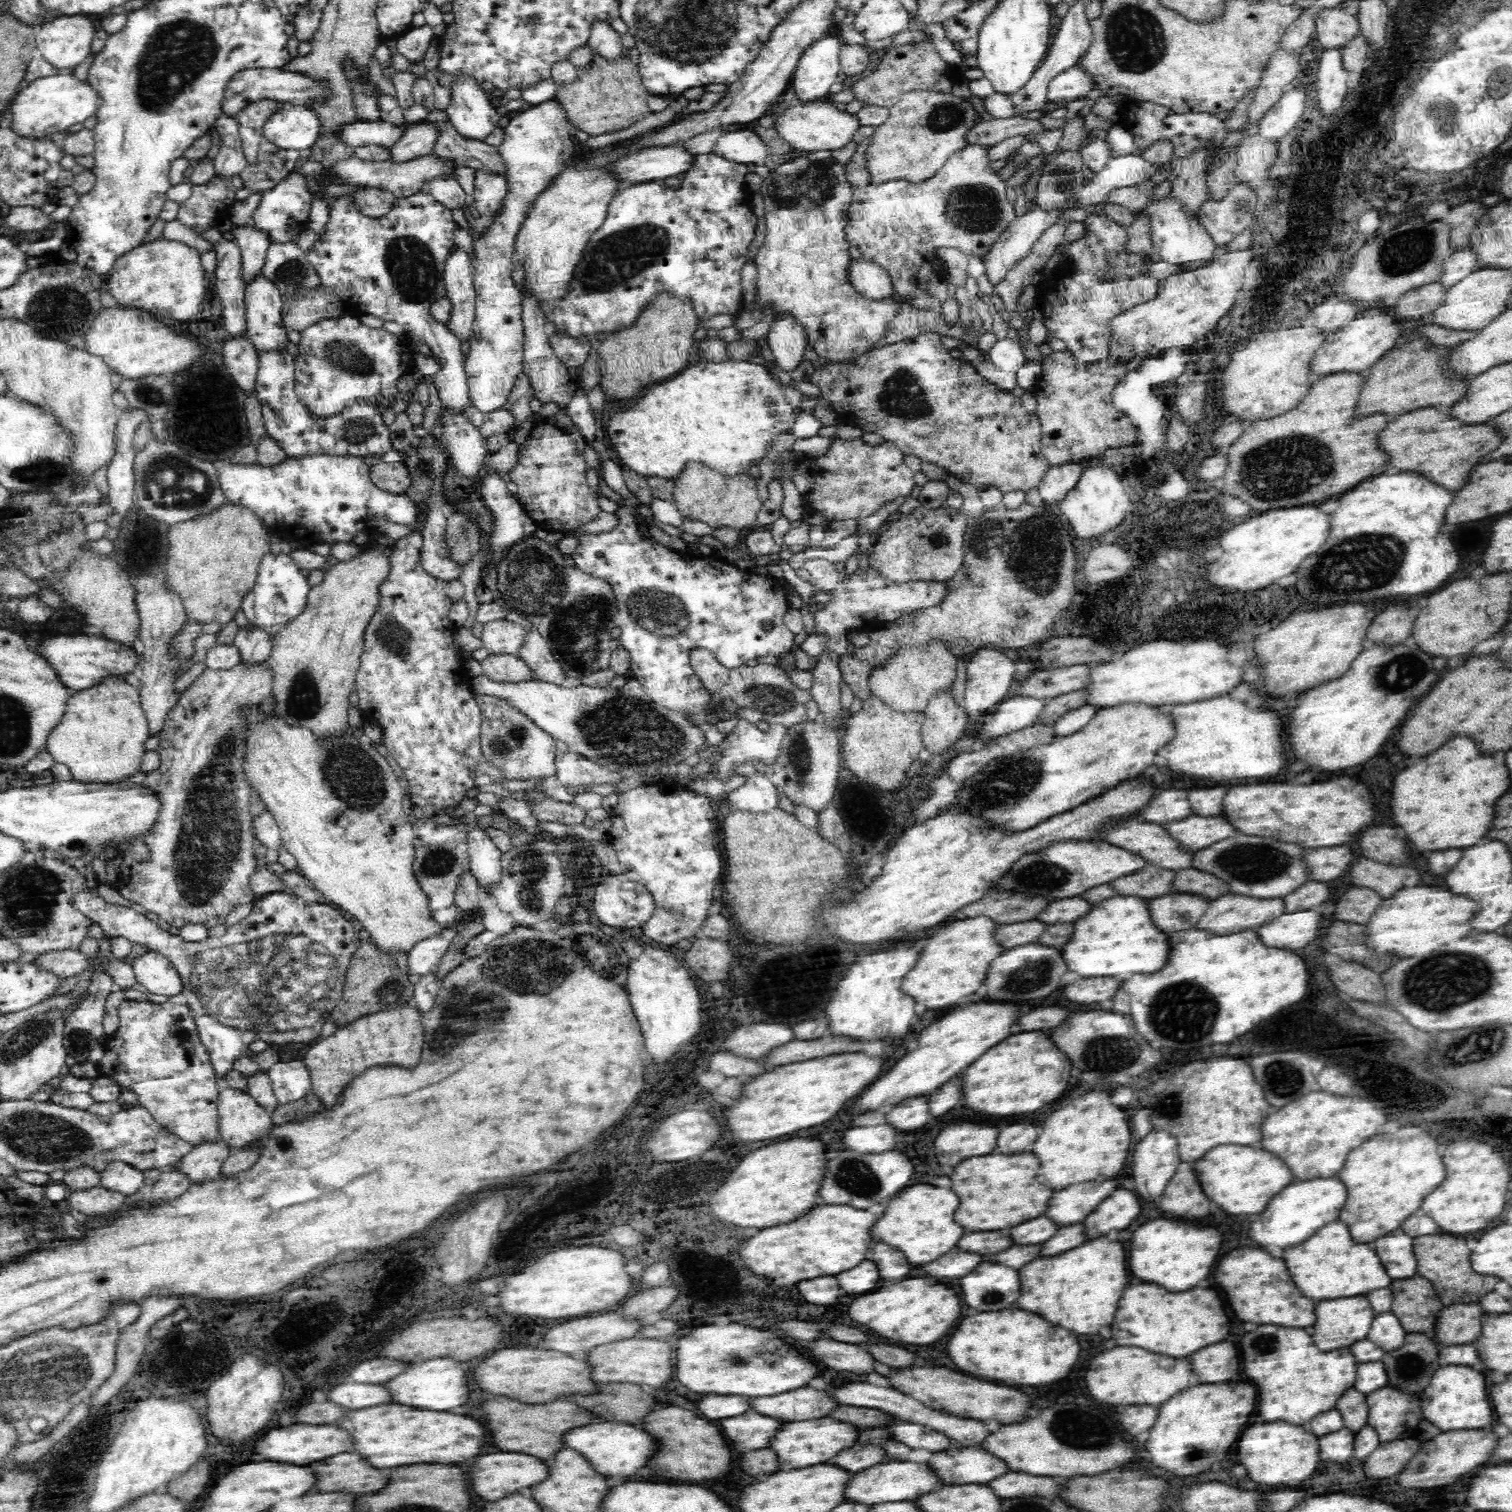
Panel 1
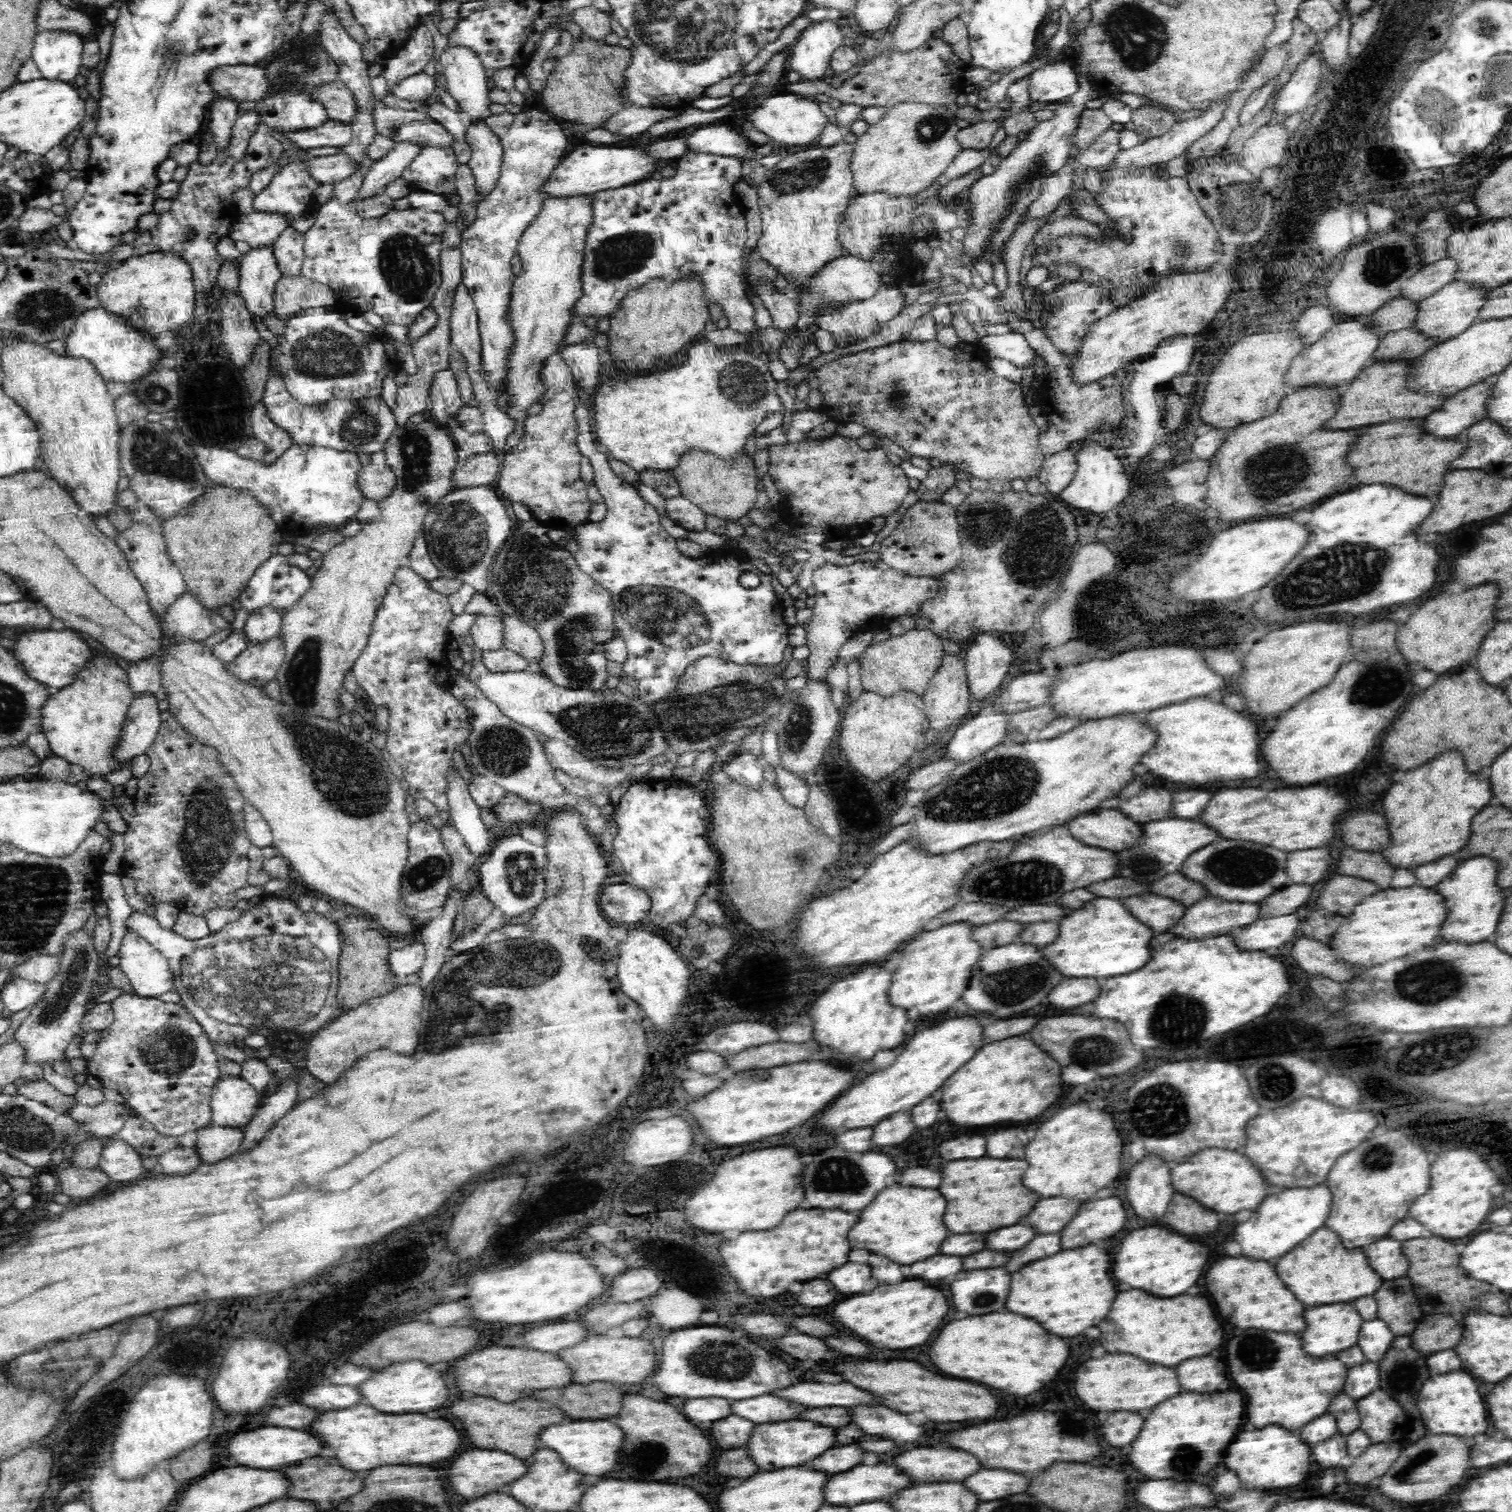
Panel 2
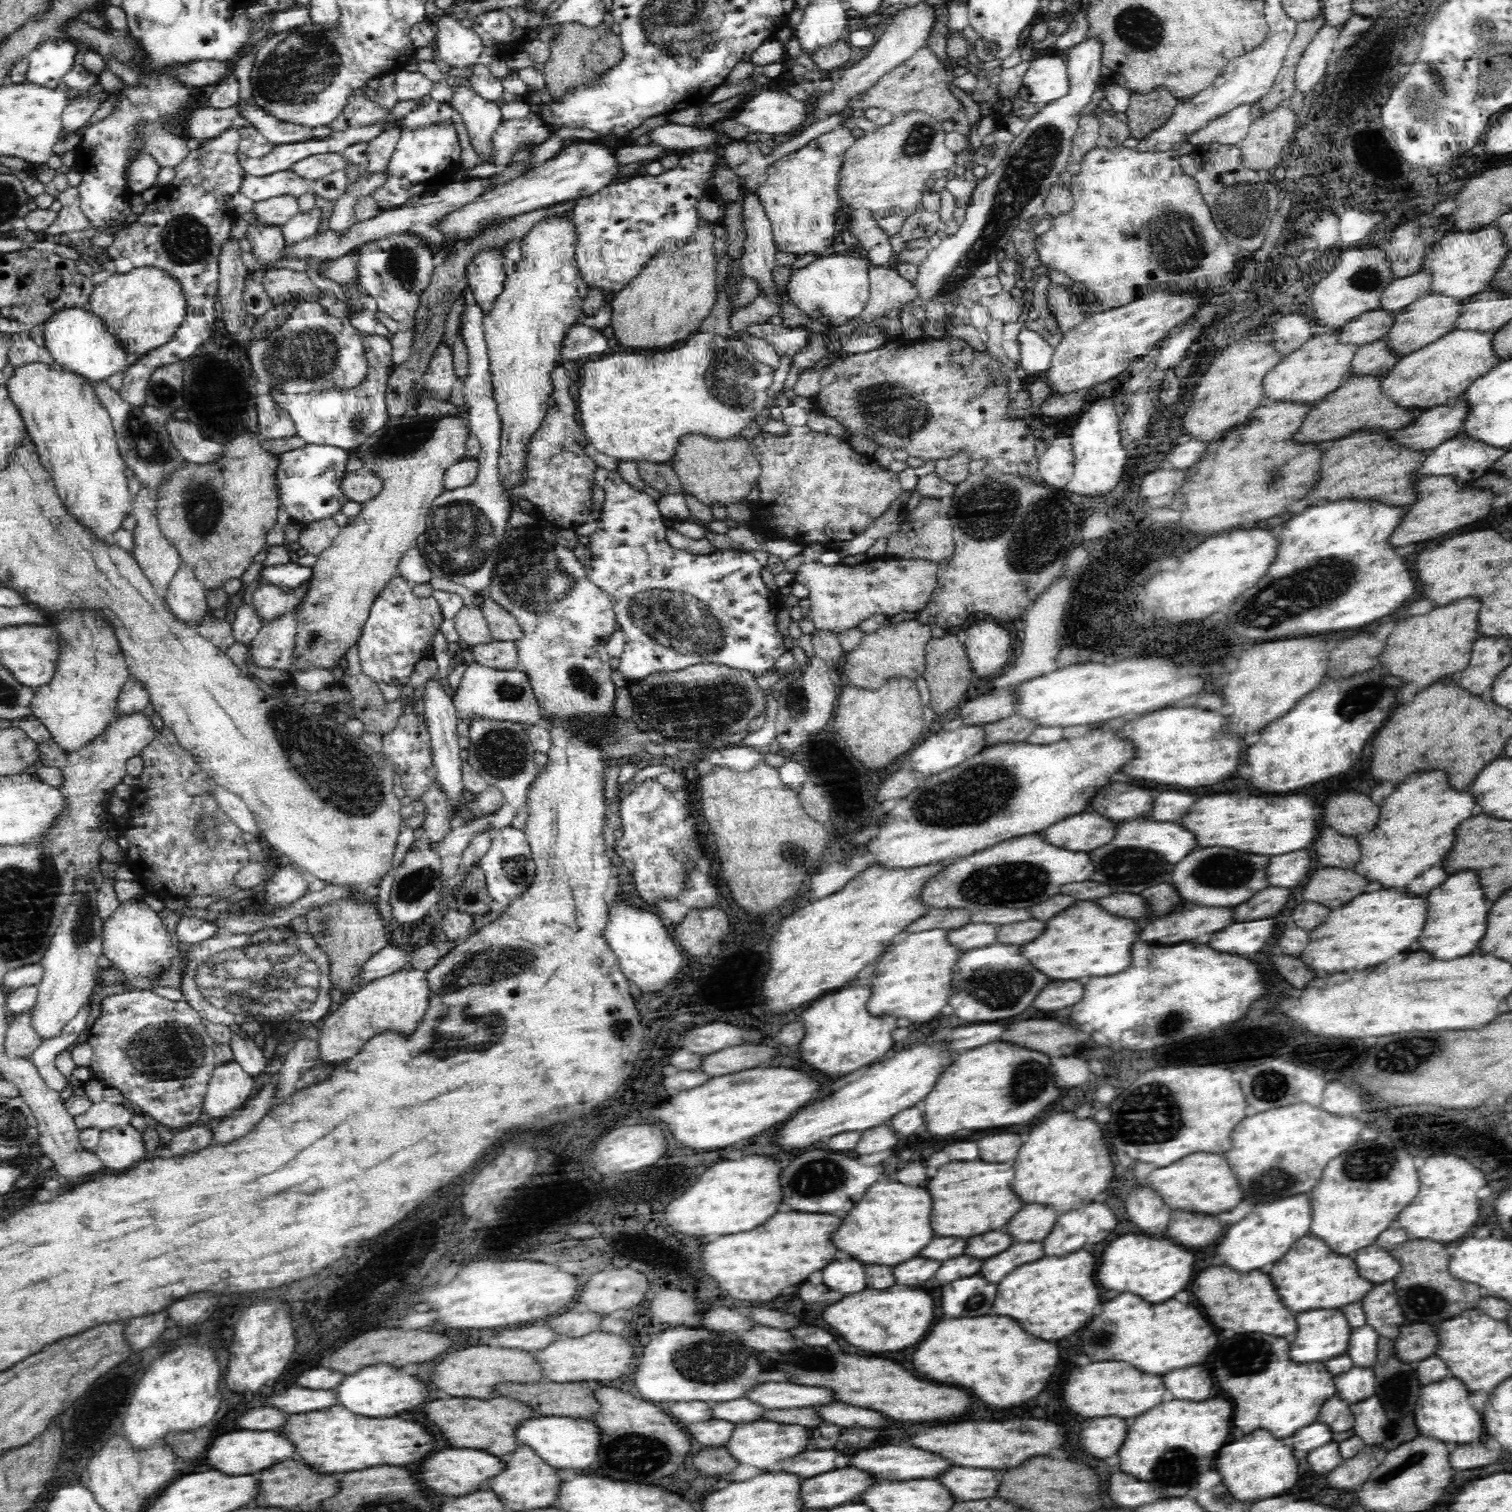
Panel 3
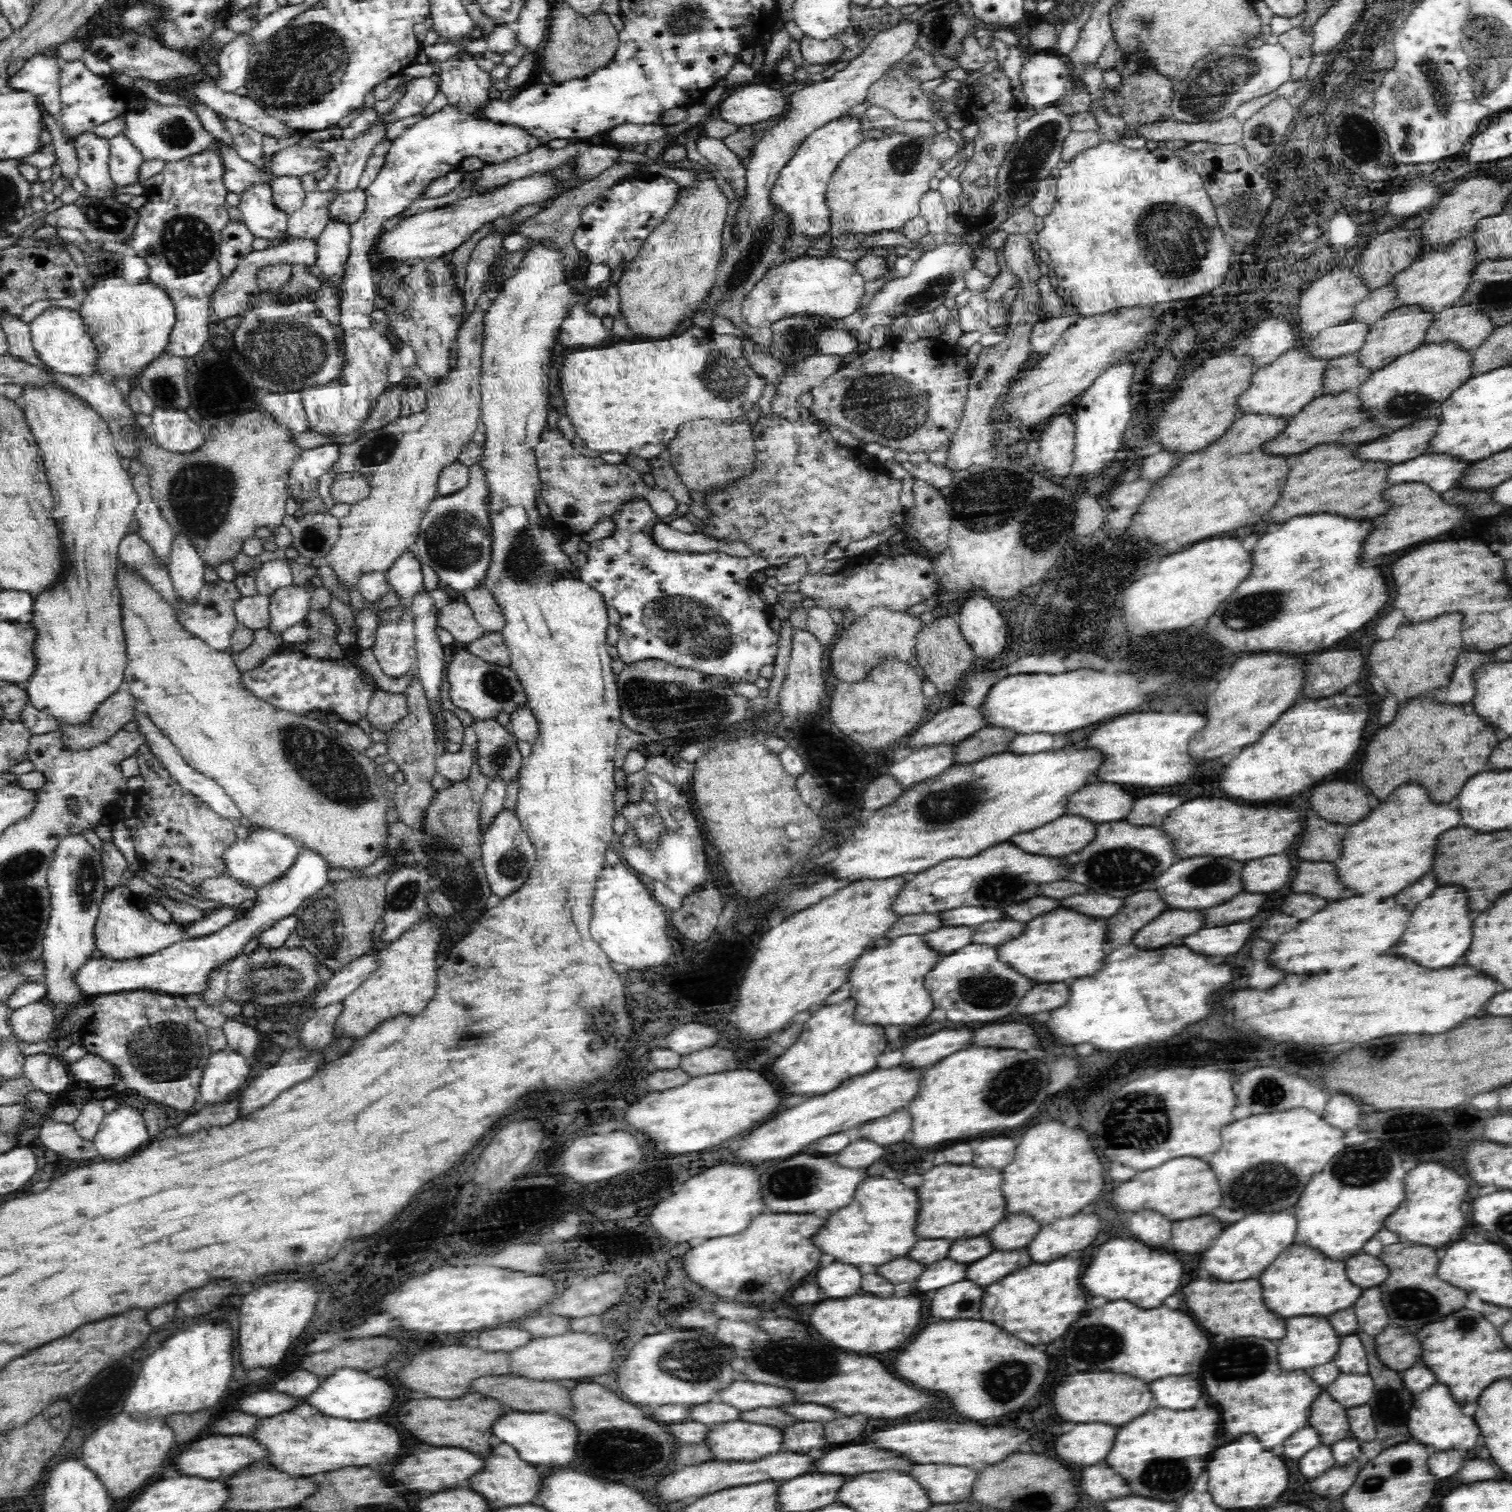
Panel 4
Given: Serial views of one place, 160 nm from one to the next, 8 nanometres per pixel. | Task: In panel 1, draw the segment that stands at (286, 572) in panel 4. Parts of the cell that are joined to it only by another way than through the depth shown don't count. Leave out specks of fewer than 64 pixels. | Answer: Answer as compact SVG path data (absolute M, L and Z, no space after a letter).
M249 623L246 627L239 628L234 643L238 647L241 661L246 661L246 663L266 662L271 653L271 636Z

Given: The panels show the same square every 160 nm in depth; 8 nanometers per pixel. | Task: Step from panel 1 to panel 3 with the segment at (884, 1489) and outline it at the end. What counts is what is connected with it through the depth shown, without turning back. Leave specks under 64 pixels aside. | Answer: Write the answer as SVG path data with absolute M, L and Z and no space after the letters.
M840 1468L832 1472L806 1478L802 1482L802 1500L808 1508L834 1508L846 1502L854 1502L854 1496L870 1484L874 1476L858 1472L858 1468Z

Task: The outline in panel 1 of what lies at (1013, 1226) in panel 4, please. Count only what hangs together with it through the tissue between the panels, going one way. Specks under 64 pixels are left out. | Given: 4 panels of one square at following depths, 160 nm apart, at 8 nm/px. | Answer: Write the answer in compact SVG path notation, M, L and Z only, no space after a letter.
M1094 1180L1094 1184L1076 1184L1074 1188L1064 1188L1052 1196L1046 1216L1058 1226L1082 1222L1115 1189L1114 1180Z

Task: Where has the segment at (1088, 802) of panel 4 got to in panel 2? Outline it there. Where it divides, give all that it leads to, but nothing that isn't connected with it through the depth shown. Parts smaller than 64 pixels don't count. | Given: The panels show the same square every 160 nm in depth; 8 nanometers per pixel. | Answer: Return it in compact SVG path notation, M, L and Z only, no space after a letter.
M1146 788L1142 794L1120 798L1116 809L1140 824L1163 820L1169 816L1170 796L1172 792L1166 788Z

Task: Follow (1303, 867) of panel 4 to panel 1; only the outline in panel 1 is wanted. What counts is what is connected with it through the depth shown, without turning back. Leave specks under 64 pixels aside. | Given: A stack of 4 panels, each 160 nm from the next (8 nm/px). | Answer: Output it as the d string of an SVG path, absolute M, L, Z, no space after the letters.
M1350 886L1346 892L1340 894L1334 916L1342 922L1362 924L1362 920L1366 920L1366 916L1370 916L1370 912L1374 912L1378 904L1382 904L1382 898L1374 890Z

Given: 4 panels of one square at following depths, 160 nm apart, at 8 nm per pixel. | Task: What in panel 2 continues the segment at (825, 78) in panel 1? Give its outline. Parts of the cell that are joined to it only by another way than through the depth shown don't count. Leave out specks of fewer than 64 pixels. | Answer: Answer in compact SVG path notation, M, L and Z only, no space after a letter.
M831 21L813 22L791 46L788 70L794 70L802 80L821 81L836 48L843 45L841 25Z

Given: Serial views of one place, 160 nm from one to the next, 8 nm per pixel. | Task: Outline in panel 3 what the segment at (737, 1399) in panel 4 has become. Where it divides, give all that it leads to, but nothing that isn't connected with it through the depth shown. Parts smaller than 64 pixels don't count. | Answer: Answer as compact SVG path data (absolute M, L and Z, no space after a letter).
M766 1382L752 1388L746 1394L748 1400L764 1406L766 1410L784 1410L784 1408L808 1408L826 1404L826 1392L822 1388L810 1388L790 1382Z

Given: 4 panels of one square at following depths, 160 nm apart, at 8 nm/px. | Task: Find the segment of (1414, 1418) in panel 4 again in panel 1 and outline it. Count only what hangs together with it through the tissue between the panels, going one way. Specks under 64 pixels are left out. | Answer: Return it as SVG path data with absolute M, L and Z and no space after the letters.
M1450 1365L1446 1368L1438 1368L1433 1373L1428 1386L1418 1394L1424 1418L1446 1432L1470 1431L1492 1424L1494 1408L1490 1408L1490 1400L1486 1392L1488 1390L1486 1390L1484 1374L1476 1372L1470 1366Z

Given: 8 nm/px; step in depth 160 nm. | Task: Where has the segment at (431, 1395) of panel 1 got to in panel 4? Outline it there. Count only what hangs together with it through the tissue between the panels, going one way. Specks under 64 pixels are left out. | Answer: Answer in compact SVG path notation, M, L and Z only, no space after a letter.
M342 1368L338 1372L330 1373L320 1388L315 1388L304 1398L311 1408L322 1410L326 1416L336 1416L336 1418L346 1418L346 1420L368 1420L380 1414L386 1414L392 1404L396 1404L396 1386L390 1384L384 1378L372 1378L368 1372L358 1372L352 1368Z

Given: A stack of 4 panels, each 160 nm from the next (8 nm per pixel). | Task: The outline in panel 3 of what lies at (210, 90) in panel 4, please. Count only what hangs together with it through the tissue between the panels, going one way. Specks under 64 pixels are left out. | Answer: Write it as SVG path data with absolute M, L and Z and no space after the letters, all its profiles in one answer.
M238 100L235 104L239 115L251 122L266 139L275 145L292 144L293 142L306 142L306 140L324 140L335 130L328 126L316 128L303 127L284 119L278 119L266 112L258 101Z

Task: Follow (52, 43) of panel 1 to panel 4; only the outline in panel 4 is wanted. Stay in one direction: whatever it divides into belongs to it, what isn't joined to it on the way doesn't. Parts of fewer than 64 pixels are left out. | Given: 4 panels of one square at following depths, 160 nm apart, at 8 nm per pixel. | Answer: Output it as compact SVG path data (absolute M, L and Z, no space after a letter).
M41 53L35 54L26 60L14 77L8 77L7 89L28 91L36 95L47 112L58 121L62 135L66 135L66 139L73 143L74 137L69 136L61 124L59 72L64 69L64 65L59 55L58 58L47 58Z

